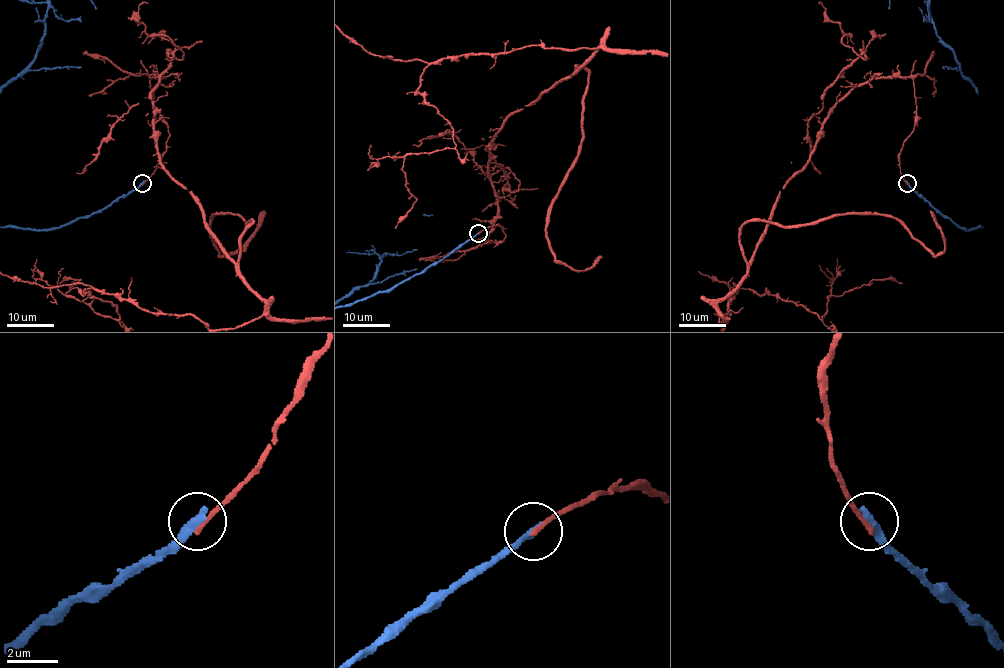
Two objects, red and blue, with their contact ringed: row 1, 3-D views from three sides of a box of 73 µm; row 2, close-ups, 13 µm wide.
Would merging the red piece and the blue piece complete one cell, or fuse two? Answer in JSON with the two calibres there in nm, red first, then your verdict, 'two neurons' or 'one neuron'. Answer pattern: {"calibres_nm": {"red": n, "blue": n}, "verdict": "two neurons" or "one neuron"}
{"calibres_nm": {"red": 200, "blue": 360}, "verdict": "two neurons"}

